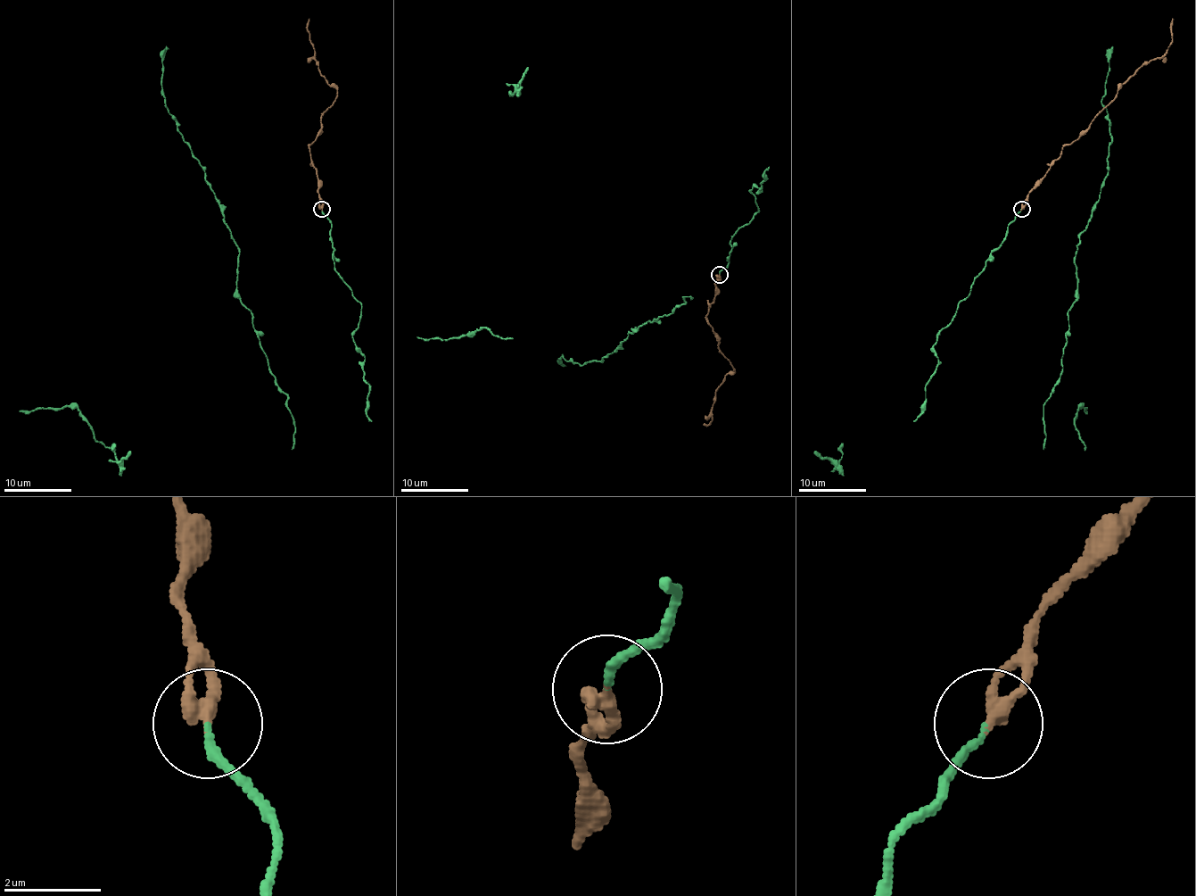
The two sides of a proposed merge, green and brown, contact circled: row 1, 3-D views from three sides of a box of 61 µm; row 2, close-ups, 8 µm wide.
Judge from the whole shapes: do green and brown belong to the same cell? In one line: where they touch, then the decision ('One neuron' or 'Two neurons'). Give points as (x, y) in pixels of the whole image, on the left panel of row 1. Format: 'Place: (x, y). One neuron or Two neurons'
Place: (322, 209). One neuron

